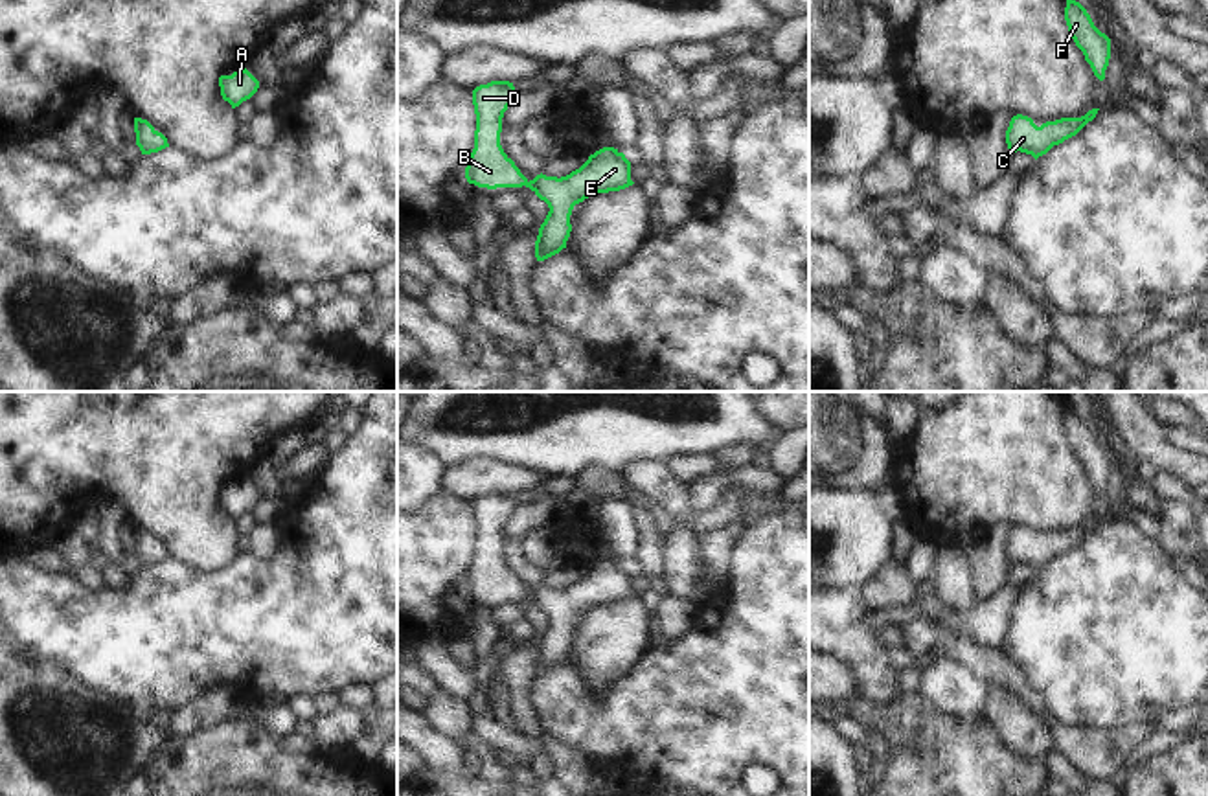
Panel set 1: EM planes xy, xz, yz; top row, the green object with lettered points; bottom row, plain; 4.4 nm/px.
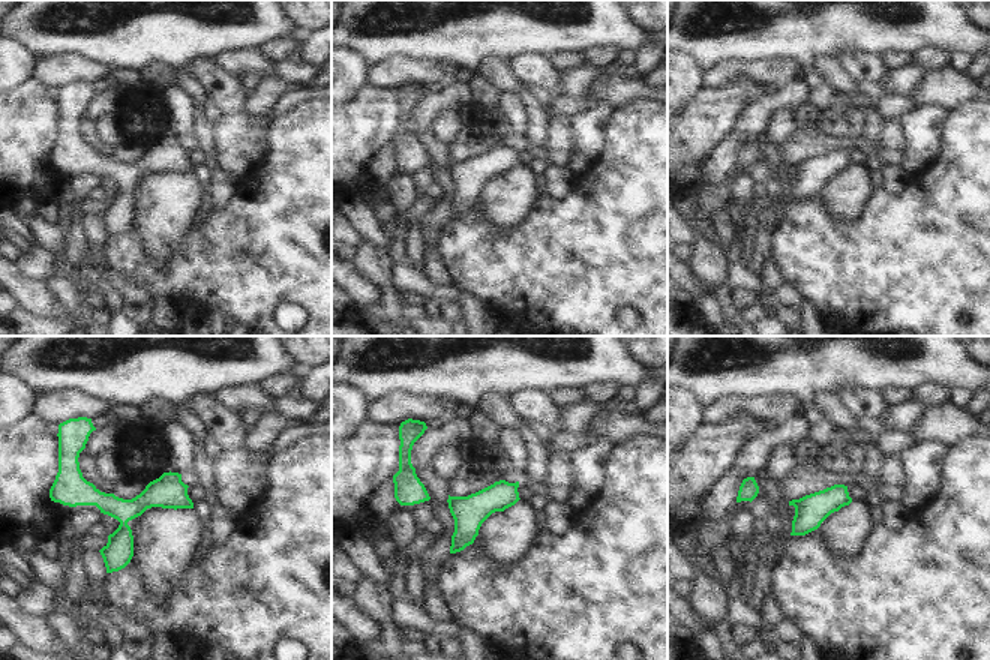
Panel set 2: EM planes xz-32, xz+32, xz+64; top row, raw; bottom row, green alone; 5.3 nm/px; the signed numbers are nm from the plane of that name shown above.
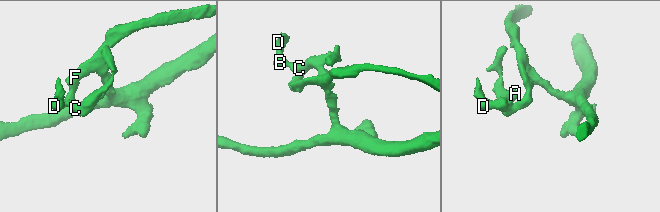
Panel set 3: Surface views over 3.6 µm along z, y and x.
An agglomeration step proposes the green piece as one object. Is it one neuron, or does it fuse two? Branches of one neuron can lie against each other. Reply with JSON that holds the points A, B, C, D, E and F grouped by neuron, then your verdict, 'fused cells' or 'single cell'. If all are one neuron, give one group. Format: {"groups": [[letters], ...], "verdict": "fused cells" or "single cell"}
{"groups": [["A", "B", "C", "D", "E", "F"]], "verdict": "single cell"}

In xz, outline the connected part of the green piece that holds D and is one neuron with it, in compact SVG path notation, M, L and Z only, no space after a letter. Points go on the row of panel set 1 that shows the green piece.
M491 81L473 90L476 131L465 178L469 184L487 189L526 186L548 204L550 211L535 241L535 257L544 261L566 248L576 204L596 193L625 189L634 182L631 180L631 162L614 147L596 151L566 176L541 173L528 180L500 145L502 118L517 94L509 81Z

